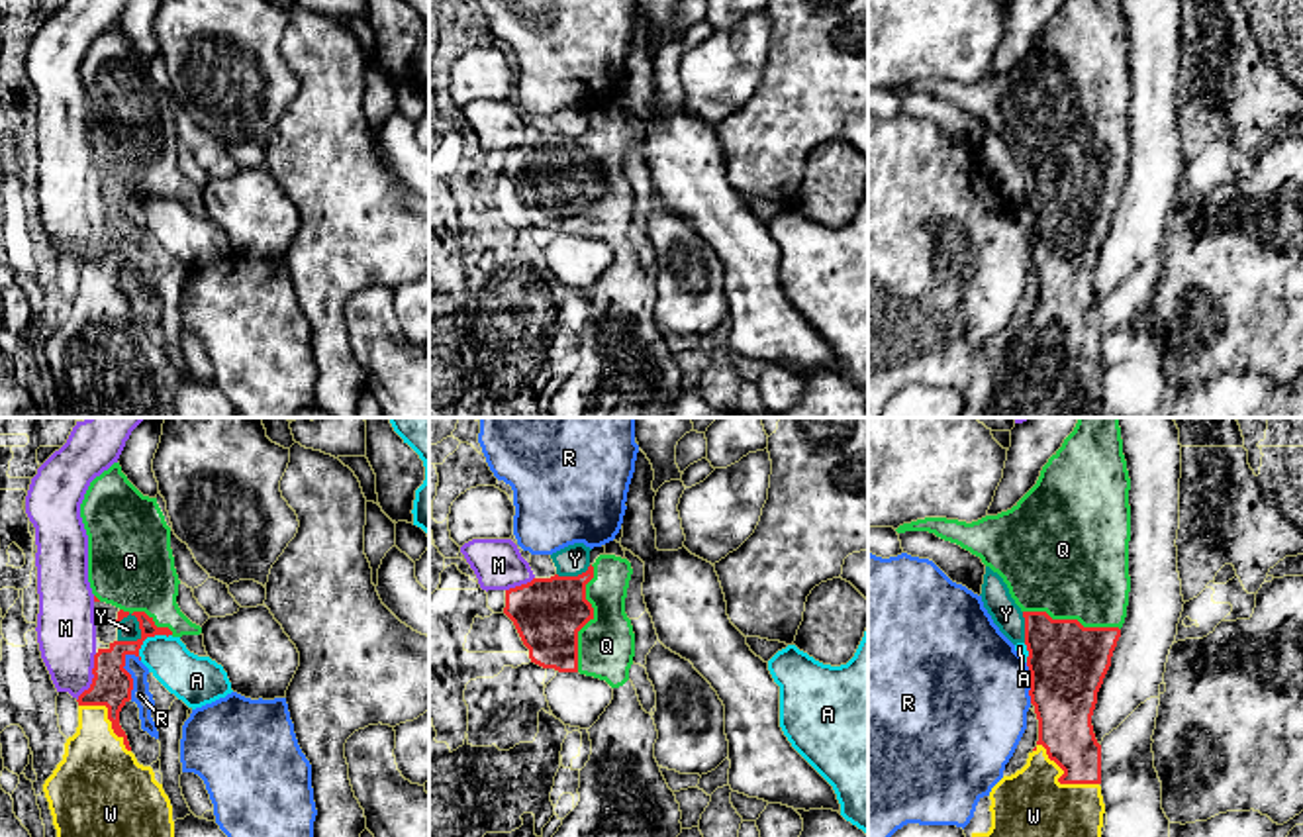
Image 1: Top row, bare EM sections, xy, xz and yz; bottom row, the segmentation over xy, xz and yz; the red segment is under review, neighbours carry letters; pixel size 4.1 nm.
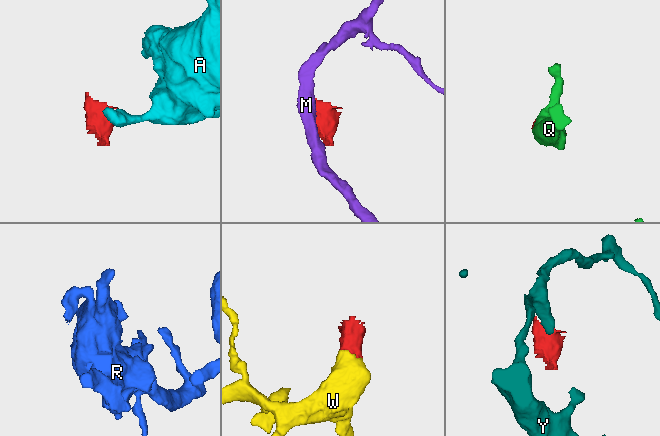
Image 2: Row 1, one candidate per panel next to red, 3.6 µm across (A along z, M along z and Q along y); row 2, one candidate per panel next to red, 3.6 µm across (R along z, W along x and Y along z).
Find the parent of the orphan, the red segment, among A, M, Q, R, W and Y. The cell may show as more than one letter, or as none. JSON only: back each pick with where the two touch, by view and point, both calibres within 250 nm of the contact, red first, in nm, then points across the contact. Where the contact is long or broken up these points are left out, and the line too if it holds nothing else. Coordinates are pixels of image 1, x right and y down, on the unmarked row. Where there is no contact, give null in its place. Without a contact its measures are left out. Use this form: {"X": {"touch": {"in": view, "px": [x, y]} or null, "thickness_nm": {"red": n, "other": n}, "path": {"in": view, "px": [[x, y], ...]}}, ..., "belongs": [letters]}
{"Q": {"touch": {"in": "xz", "px": [592, 179]}, "thickness_nm": {"red": 280, "other": 240}}, "W": {"touch": {"in": "yz", "px": [1059, 340]}, "thickness_nm": {"red": 220, "other": 460}}, "belongs": ["Q", "W"]}

